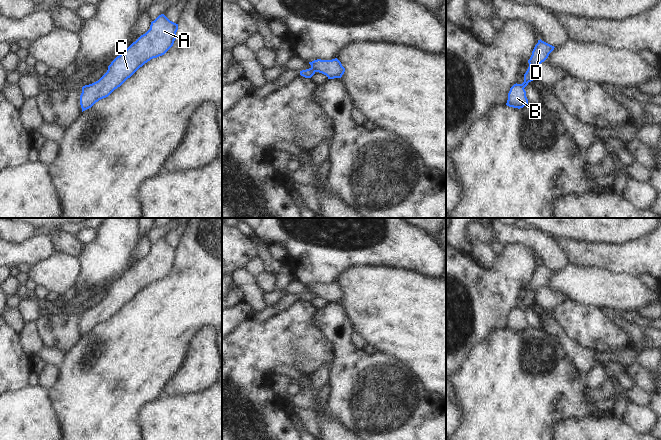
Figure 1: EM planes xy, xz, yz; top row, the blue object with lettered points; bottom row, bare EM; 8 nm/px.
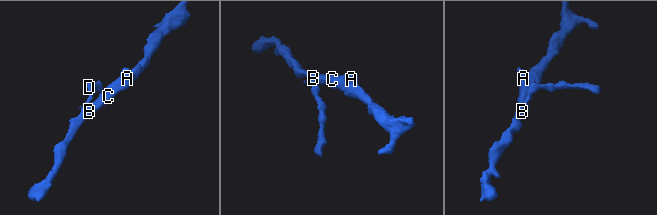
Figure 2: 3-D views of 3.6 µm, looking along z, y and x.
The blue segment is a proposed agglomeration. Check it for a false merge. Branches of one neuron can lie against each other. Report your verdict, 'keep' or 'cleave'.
cleave

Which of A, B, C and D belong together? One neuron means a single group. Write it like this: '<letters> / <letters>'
A B C / D

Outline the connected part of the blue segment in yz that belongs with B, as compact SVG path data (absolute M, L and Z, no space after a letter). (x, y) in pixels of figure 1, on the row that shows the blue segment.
M514 84L508 93L508 100L506 105L513 108L523 108L528 104L526 91L521 84Z

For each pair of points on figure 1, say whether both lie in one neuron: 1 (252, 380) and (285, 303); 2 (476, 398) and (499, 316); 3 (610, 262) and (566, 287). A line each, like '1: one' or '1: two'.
1: two
2: two
3: two

